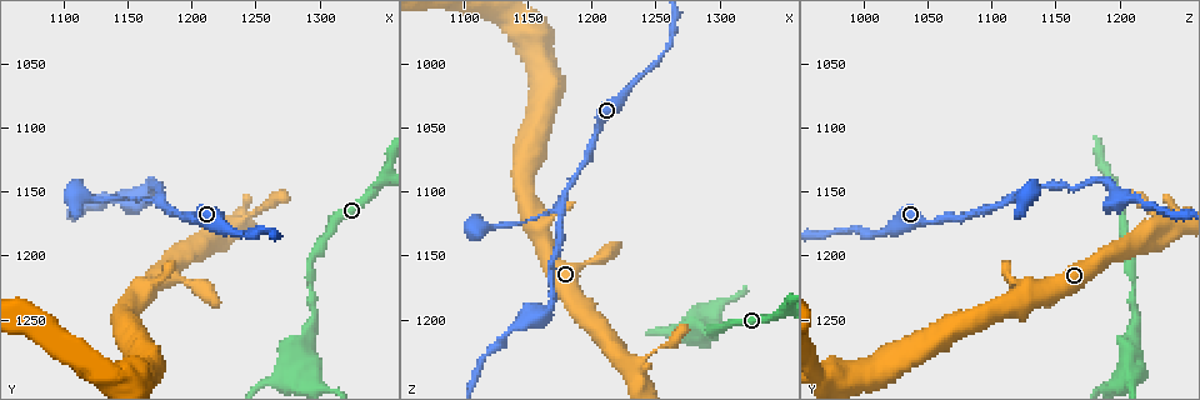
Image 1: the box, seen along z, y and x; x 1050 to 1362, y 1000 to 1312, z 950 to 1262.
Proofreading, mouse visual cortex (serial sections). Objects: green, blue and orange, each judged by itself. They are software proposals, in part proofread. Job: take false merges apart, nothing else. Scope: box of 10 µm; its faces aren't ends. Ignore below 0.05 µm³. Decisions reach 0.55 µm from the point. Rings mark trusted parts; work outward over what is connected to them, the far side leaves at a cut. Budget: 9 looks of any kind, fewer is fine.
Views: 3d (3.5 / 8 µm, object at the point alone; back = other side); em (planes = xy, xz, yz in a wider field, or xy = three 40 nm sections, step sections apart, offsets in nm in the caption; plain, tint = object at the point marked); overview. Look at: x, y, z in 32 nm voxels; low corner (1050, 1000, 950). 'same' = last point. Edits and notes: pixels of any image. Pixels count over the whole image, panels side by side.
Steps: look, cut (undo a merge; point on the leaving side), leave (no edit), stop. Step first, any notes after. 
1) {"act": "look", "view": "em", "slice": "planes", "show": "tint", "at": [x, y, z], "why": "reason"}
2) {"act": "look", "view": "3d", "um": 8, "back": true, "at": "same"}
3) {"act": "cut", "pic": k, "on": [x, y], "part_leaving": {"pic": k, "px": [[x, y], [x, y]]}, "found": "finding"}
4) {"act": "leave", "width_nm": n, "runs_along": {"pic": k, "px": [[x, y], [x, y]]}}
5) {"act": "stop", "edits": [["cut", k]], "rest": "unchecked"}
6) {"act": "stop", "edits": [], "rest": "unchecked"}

{"act": "look", "view": "em", "slice": "planes", "show": "tint", "at": [1240, 1170, 1234], "why": "thick turns thin"}

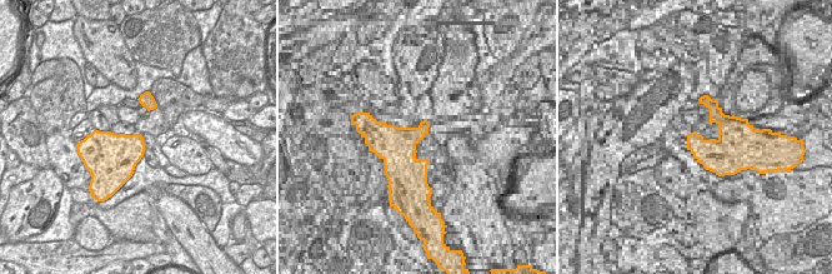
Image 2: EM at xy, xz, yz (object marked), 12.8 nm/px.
{"act": "look", "view": "3d", "um": 3.5, "at": "same", "why": "wider look"}

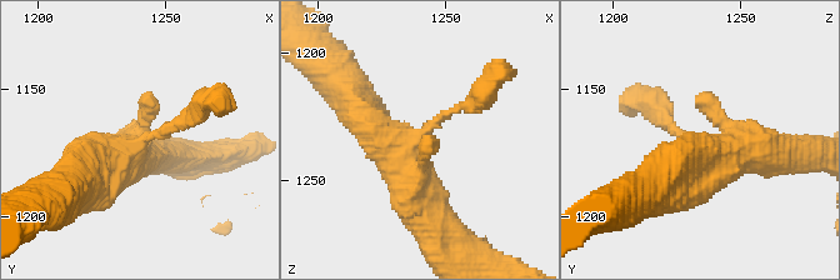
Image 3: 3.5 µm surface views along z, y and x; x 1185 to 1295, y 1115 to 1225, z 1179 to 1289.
{"act": "leave", "width_nm": 440, "runs_along": {"pic": 3, "px": [[354, 95], [438, 211]]}, "found": "continuous, no second cell"}

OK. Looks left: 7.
{"act": "look", "view": "3d", "um": 8, "at": [1160, 1230, 1132], "why": "arms part here"}

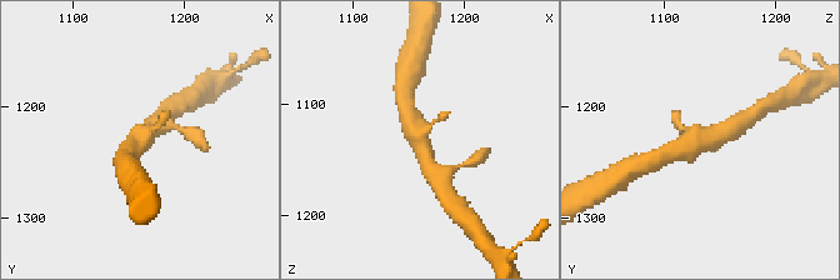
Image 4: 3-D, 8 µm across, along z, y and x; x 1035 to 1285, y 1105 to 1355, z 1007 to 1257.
{"act": "look", "view": "3d", "um": 3.5, "at": "same", "why": "closer look"}

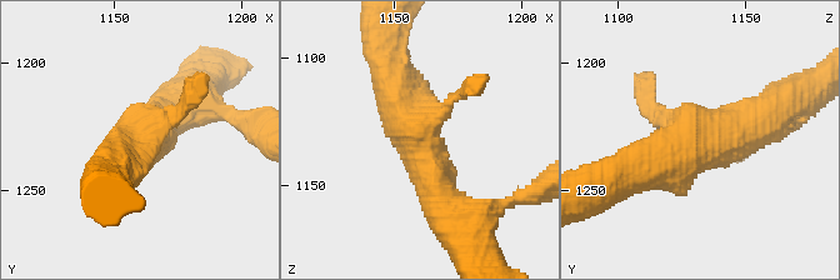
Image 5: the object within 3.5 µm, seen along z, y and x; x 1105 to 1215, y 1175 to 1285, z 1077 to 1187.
{"act": "look", "view": "em", "slice": "xy", "step": 1, "show": "tint", "at": [1158, 1230, 1131]}

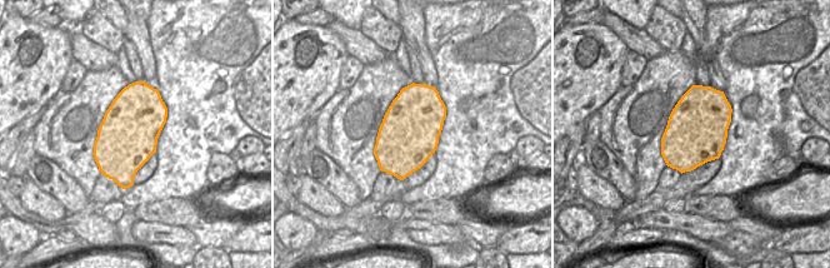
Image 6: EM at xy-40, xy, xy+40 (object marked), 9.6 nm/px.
{"act": "leave", "runs_along": {"pic": 5, "px": [[443, 206], [389, 71]]}, "found": "continuous, no second cell"}

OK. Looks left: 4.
{"act": "look", "view": "3d", "um": 3.5, "at": [1176, 1156, 1114], "why": "three arms meet"}

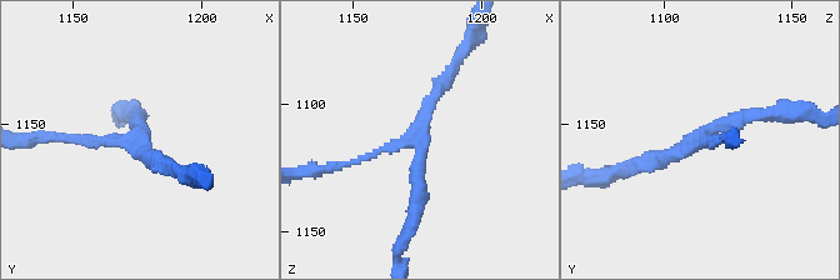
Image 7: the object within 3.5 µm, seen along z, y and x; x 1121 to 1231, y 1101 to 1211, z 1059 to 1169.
{"act": "look", "view": "em", "slice": "planes", "show": "tint", "at": [1175, 1156, 1113], "arms": 3, "arm_widths_nm": [100, 200, 200], "why": "shape alone is not enough"}

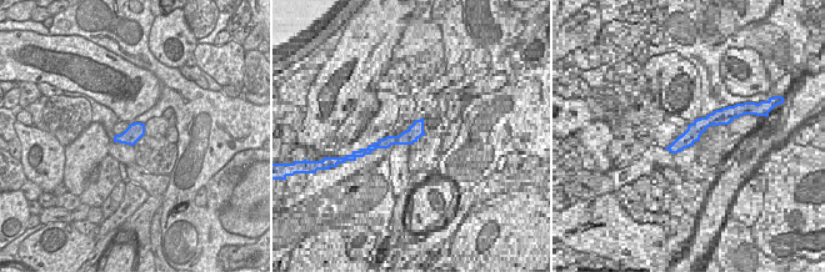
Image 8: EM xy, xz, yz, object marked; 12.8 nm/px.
{"act": "leave", "found": "all the same cell"}

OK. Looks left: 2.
{"act": "look", "view": "3d", "um": 3.5, "at": [1286, 1276, 1208], "why": "four arms meet"}

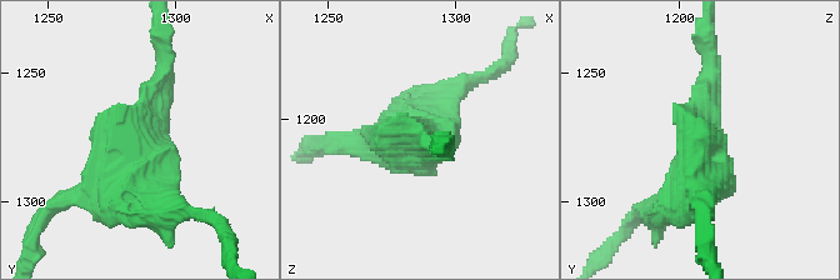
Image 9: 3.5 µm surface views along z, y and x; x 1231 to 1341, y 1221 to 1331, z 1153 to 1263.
{"act": "look", "view": "em", "slice": "xy", "step": 1, "show": "tint", "at": "same"}

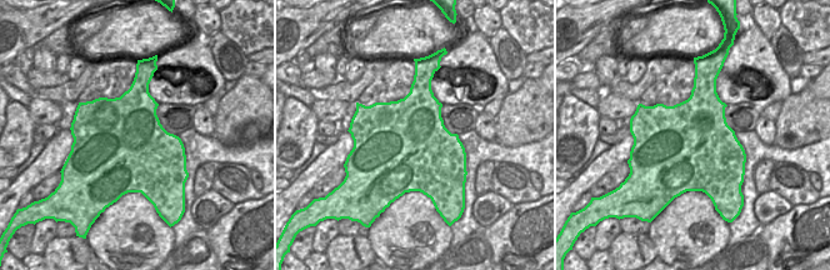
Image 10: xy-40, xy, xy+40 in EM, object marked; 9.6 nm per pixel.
{"act": "leave", "runs_along": {"pic": 9, "px": [[709, 65], [703, 169], [665, 206]]}, "found": "one cell here"}

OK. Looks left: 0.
{"act": "stop", "edits": [], "rest": "unchecked"}

